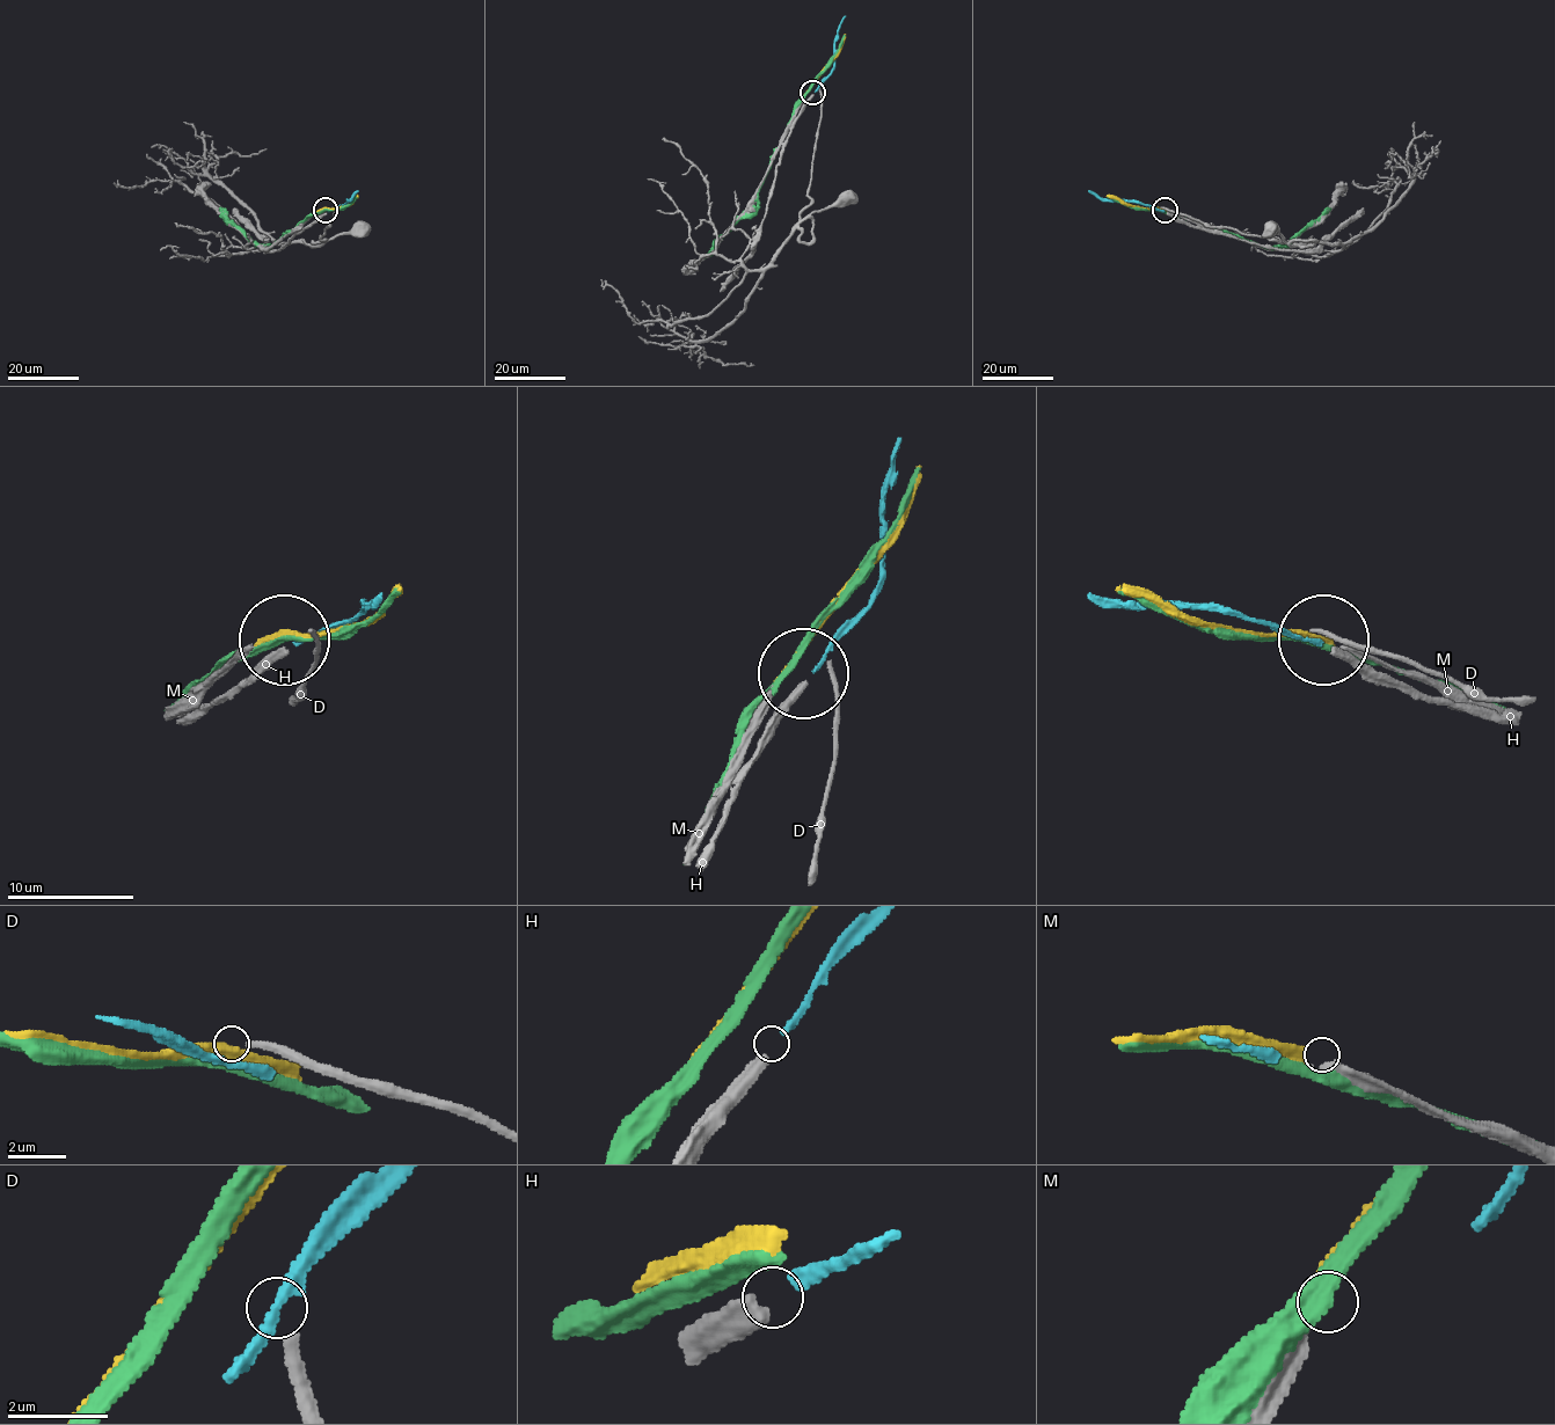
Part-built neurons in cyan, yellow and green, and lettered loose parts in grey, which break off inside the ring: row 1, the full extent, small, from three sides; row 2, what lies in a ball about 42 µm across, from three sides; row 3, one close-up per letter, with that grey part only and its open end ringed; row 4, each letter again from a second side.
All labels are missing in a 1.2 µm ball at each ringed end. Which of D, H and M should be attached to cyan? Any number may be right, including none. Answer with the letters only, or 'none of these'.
H

